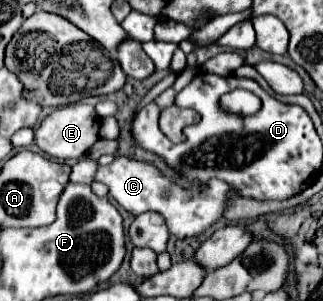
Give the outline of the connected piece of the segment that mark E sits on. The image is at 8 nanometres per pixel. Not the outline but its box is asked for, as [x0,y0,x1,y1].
[34,103,100,161]

